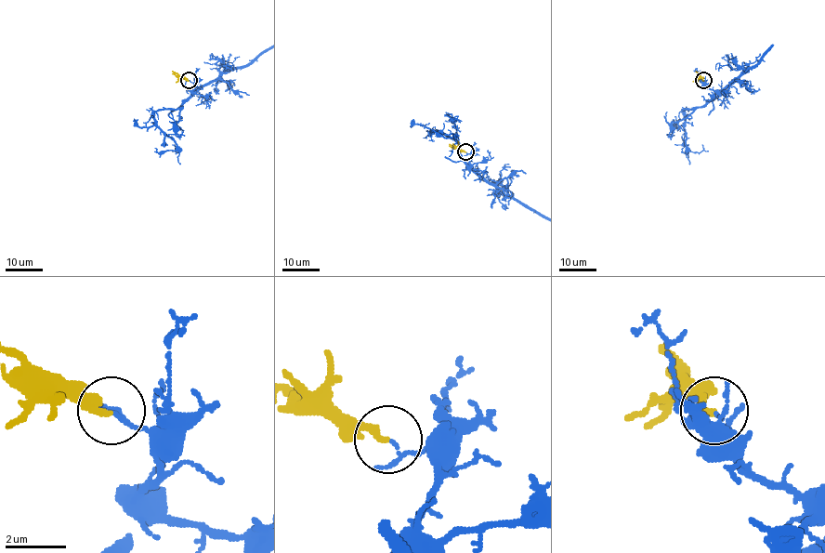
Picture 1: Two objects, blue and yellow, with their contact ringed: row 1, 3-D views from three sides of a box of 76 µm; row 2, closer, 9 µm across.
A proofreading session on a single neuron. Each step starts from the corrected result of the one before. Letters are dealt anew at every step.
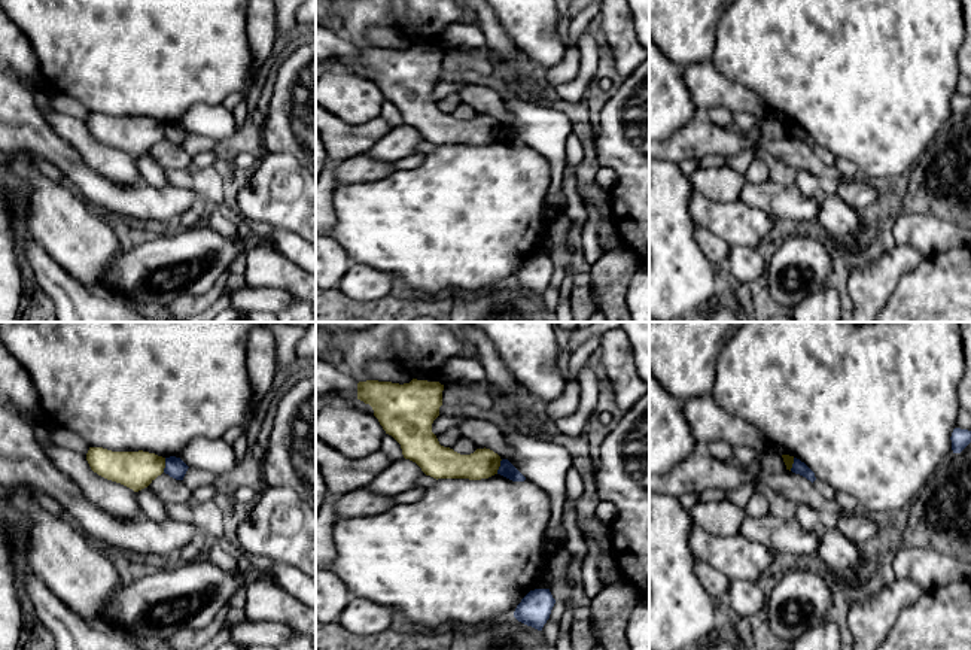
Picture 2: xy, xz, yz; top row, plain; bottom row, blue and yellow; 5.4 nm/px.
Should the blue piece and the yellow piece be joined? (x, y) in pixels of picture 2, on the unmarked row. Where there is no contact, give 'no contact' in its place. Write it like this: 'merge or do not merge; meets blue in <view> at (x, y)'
do not merge; meets blue in xy at (166, 131)

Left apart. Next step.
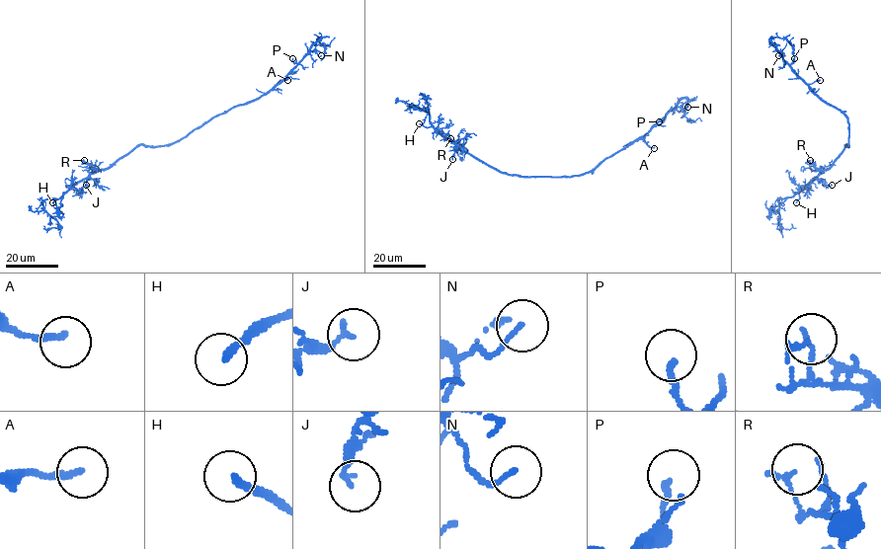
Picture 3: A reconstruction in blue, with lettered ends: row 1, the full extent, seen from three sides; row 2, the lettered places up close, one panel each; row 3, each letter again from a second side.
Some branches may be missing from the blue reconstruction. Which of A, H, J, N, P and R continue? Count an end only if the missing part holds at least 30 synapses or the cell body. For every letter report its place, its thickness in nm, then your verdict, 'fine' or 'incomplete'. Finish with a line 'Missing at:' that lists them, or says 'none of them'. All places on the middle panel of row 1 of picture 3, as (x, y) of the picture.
A: (654, 148) | 180 nm | fine
H: (419, 123) | 200 nm | incomplete
J: (452, 159) | 150 nm | fine
N: (687, 107) | 120 nm | fine
P: (659, 121) | 170 nm | fine
R: (450, 138) | 140 nm | fine
Missing at: H

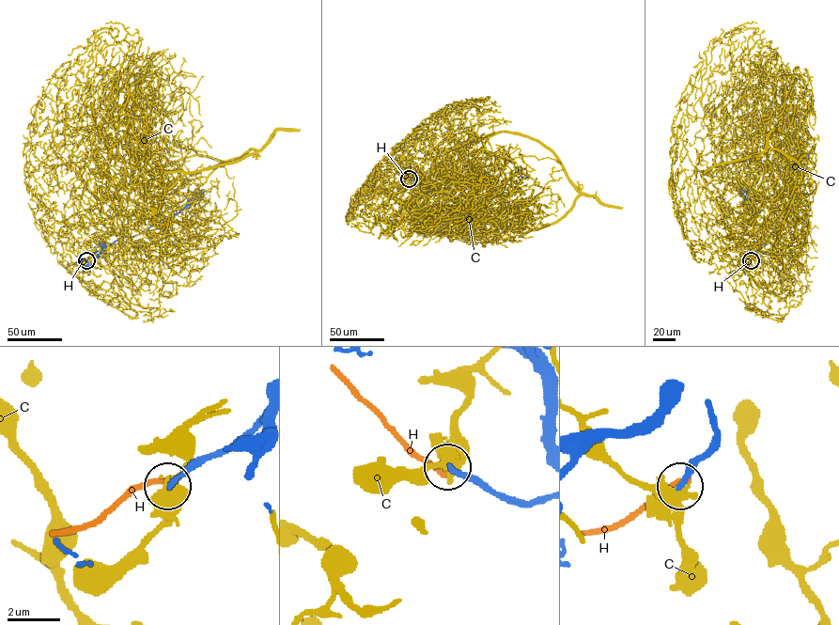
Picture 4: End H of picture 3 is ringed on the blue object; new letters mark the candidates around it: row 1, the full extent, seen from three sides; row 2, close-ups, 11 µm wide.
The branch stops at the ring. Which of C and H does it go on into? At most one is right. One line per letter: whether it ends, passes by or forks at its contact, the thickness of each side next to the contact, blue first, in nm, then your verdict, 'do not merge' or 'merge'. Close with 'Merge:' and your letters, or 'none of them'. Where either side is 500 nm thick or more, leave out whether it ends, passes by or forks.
C: 240 nm thick on the blue side, 550 nm on the other; do not merge
H: it ends there; 240 nm thick on the blue side, 200 nm on the other; do not merge
Merge: none of them

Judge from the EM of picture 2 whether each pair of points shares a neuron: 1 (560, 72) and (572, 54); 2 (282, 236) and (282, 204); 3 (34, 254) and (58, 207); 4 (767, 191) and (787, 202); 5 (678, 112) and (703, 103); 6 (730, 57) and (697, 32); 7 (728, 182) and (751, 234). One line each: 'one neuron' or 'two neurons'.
1: one neuron
2: two neurons
3: two neurons
4: one neuron
5: two neurons
6: two neurons
7: two neurons

